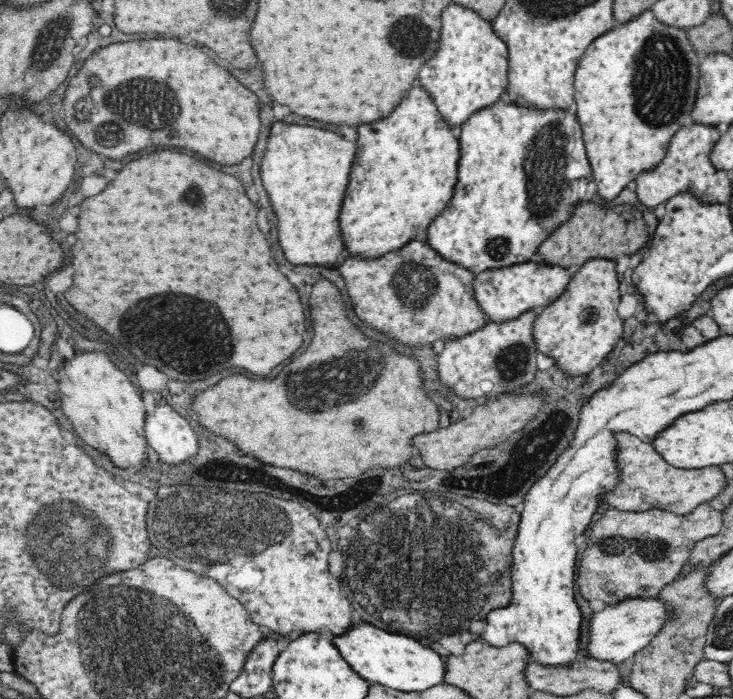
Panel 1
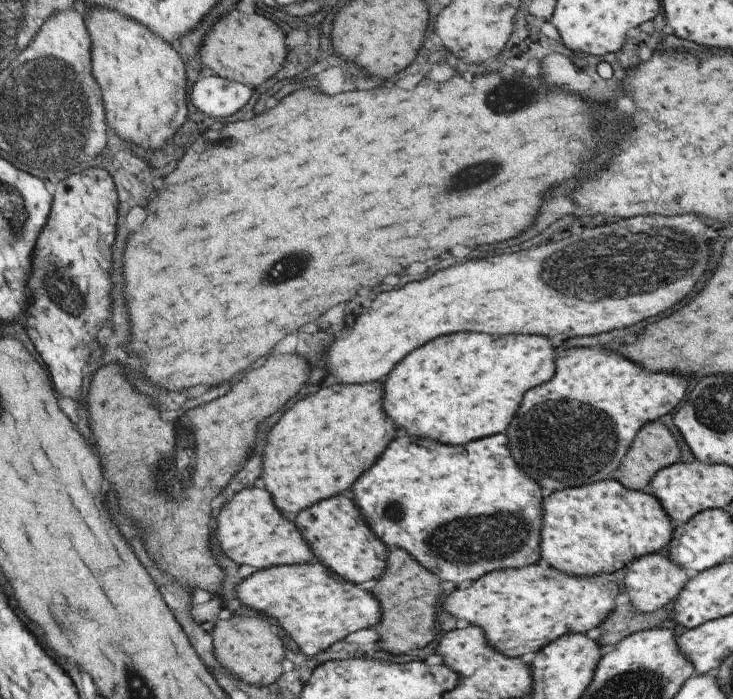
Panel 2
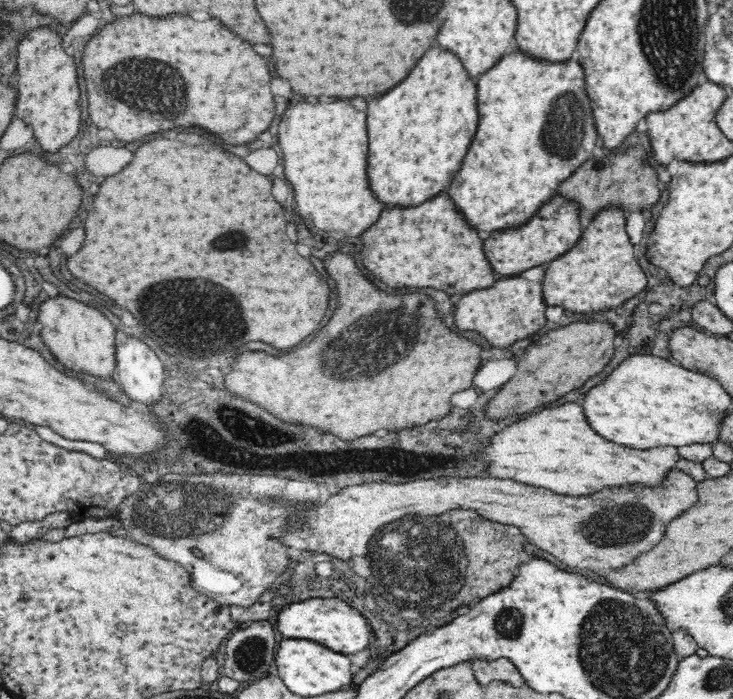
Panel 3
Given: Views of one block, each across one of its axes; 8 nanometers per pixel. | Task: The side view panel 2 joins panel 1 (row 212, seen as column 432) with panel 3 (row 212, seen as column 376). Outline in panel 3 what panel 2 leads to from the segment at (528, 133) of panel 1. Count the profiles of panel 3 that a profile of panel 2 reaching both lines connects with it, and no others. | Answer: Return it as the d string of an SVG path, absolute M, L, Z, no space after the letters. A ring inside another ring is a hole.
M516 48L514 52L504 53L486 72L482 73L478 82L478 110L480 110L480 126L474 136L474 142L462 162L462 170L456 174L454 182L450 184L450 196L456 200L456 204L462 208L462 212L470 218L470 222L478 230L506 229L521 225L527 218L530 218L542 206L543 202L557 192L557 188L574 170L576 170L587 158L593 155L596 144L600 141L598 129L596 128L595 118L592 112L592 101L586 92L585 70L578 62L577 55L565 61L548 61L539 59L530 53Z

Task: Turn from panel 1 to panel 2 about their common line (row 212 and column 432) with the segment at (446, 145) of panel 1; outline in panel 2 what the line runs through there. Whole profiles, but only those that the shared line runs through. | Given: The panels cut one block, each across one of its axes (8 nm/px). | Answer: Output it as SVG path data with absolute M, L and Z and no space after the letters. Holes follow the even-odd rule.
M461 332L437 338L427 346L409 354L387 378L385 390L385 410L397 422L397 426L407 428L411 436L431 438L443 444L467 444L485 436L505 432L513 422L525 394L549 382L556 375L557 352L553 360L553 342L545 336L491 336Z

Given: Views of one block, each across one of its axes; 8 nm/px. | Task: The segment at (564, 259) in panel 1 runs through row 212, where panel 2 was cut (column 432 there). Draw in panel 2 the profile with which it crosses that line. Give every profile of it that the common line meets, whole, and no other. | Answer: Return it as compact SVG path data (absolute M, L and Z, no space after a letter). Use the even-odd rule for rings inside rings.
M401 547L390 550L387 568L377 580L374 595L382 603L384 615L378 627L379 646L391 654L405 654L413 648L425 648L441 637L437 604L441 600L441 578L424 567L411 553Z

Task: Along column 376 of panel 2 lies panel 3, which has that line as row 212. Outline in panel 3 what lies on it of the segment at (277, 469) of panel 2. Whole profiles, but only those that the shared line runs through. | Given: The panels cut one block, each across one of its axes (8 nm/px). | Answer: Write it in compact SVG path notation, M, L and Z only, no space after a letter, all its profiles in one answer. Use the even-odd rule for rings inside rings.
M444 190L418 206L390 206L380 220L362 234L362 262L383 284L434 286L446 294L464 294L492 286L498 278L482 248L482 238Z

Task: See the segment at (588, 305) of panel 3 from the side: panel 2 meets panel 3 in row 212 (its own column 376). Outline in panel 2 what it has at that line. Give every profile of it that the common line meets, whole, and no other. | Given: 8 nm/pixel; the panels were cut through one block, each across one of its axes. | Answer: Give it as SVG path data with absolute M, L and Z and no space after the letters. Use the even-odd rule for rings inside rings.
M319 560L305 564L279 565L262 571L257 570L253 575L239 582L237 591L234 592L241 603L276 618L289 638L292 638L300 646L301 652L309 657L319 654L339 640L345 641L354 632L379 626L384 615L382 603L379 602L373 591L363 590L361 586L349 582Z

